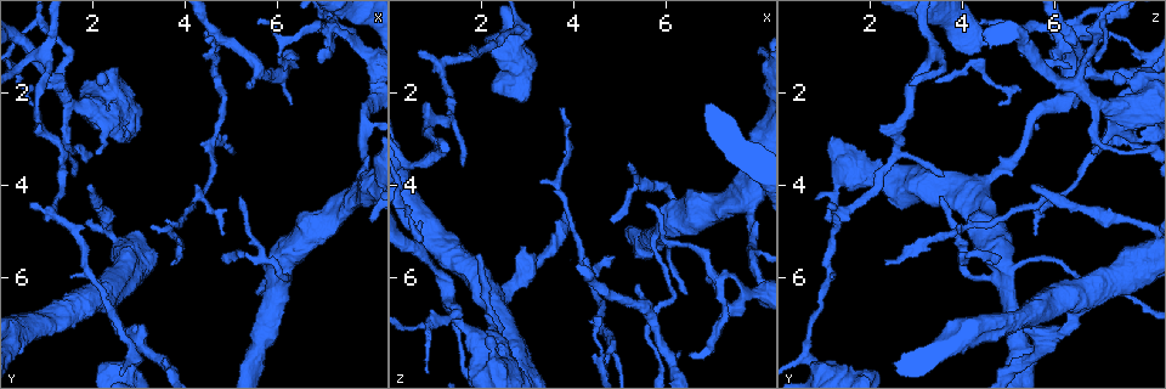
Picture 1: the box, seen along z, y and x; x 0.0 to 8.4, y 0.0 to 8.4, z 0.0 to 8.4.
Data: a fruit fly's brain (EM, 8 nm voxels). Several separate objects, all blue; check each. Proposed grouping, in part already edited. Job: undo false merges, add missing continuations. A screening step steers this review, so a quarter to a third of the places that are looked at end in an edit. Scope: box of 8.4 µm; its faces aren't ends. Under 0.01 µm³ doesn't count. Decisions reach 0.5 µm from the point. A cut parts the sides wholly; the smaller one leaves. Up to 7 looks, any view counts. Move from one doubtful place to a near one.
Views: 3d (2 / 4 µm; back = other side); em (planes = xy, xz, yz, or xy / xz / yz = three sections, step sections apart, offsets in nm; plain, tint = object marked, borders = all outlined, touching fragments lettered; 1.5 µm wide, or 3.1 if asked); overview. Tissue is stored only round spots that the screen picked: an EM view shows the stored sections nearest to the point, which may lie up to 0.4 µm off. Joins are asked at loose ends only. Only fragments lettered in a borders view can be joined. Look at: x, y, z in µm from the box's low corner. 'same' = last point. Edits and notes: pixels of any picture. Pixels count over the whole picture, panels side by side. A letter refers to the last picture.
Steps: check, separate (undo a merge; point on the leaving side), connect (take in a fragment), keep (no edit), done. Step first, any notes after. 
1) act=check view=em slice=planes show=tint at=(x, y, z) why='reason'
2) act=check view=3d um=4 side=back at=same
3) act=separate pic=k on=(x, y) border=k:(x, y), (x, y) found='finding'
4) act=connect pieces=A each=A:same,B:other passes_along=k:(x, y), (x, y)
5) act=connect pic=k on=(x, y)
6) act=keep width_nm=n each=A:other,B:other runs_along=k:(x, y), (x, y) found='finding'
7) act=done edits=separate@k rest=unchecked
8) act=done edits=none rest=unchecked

act=check view=em slice=planes show=borders at=(0.65, 2.25, 4.80) why='thin end'

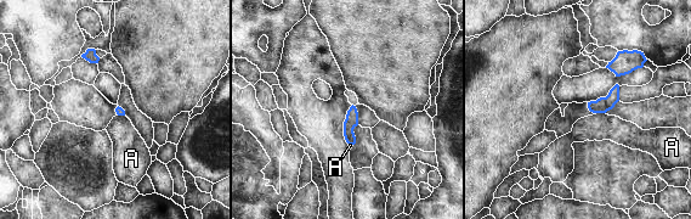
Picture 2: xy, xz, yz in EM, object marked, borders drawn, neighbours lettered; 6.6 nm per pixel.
act=keep each=A:other border=2:(596, 112), (605, 113) found='no lettered fragment goes on from it'

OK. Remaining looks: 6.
act=check view=em slice=xz step=4 show=borders at=(1.95, 4.00, 5.45) why='end of a long branch'

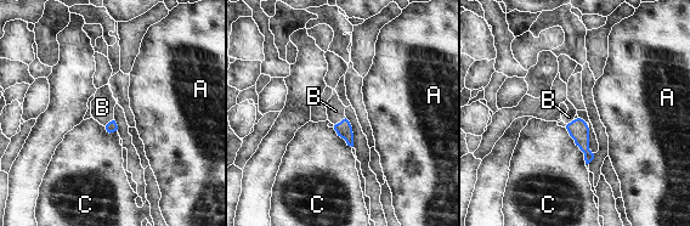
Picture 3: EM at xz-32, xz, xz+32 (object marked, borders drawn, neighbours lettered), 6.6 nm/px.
act=check view=em slice=planes show=borders at=same why='another direction'

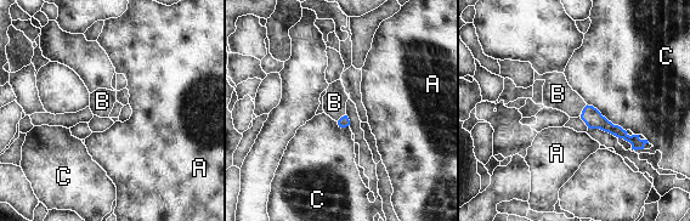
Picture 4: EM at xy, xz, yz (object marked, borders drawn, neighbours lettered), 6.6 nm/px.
act=connect pieces=B longest_contact=C:320nm each=A:other,B:same,C:other passes_along=4:(592, 117), (582, 111), (558, 94) found='it goes on there'

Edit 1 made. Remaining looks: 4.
act=check view=em slice=planes show=borders at=(3.70, 5.80, 2.30) why='branch stops here'

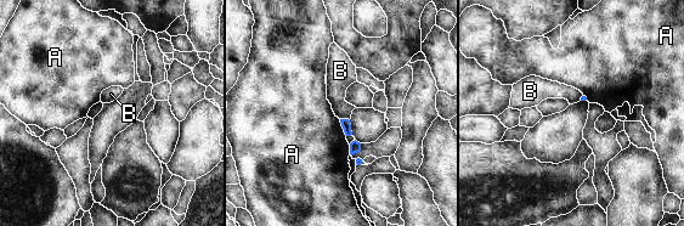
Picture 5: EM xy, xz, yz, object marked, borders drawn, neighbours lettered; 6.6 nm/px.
act=connect pieces=B each=A:other,B:same found='it goes on there'

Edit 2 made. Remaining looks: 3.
act=done edits=connect@4,connect@5 rest=unchecked

